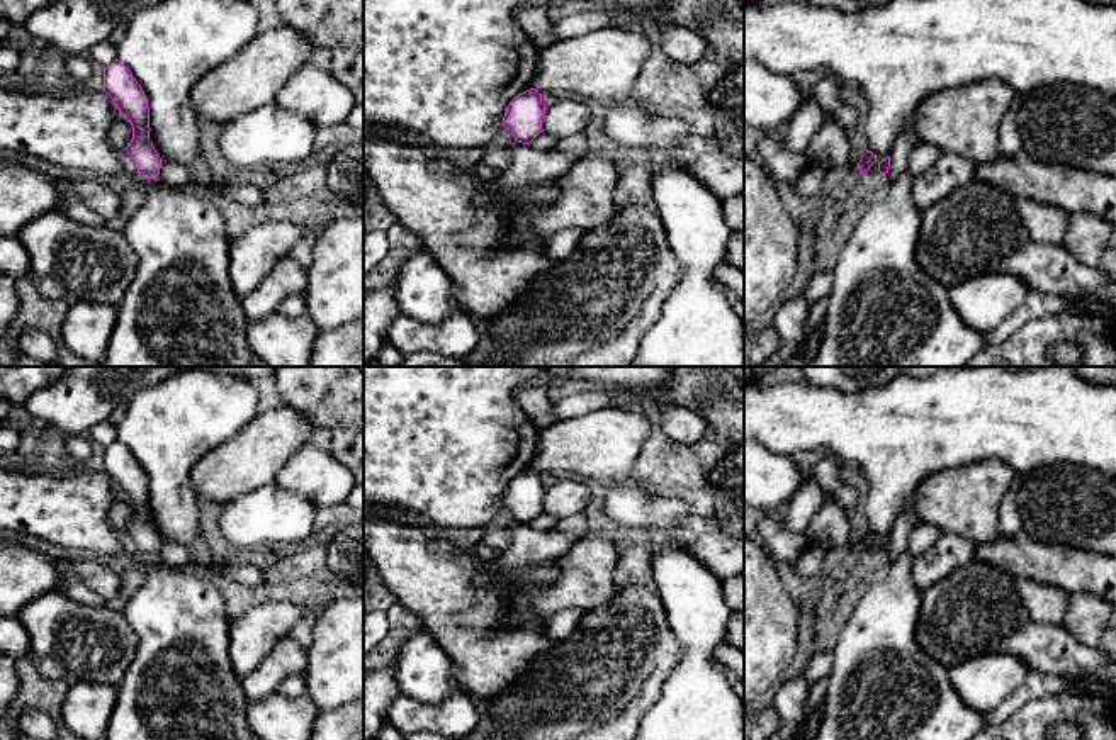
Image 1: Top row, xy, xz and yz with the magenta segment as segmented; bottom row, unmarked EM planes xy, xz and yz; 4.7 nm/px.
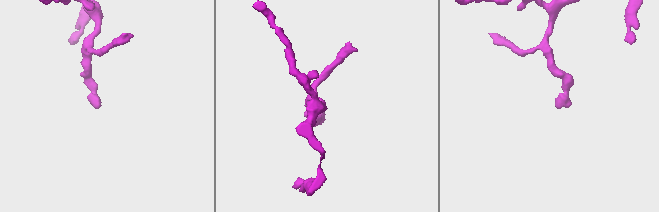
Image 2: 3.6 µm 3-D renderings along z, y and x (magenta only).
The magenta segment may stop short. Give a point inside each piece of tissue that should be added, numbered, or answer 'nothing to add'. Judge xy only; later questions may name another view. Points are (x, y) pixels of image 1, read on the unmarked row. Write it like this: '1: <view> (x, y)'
1: xy (180, 686)

